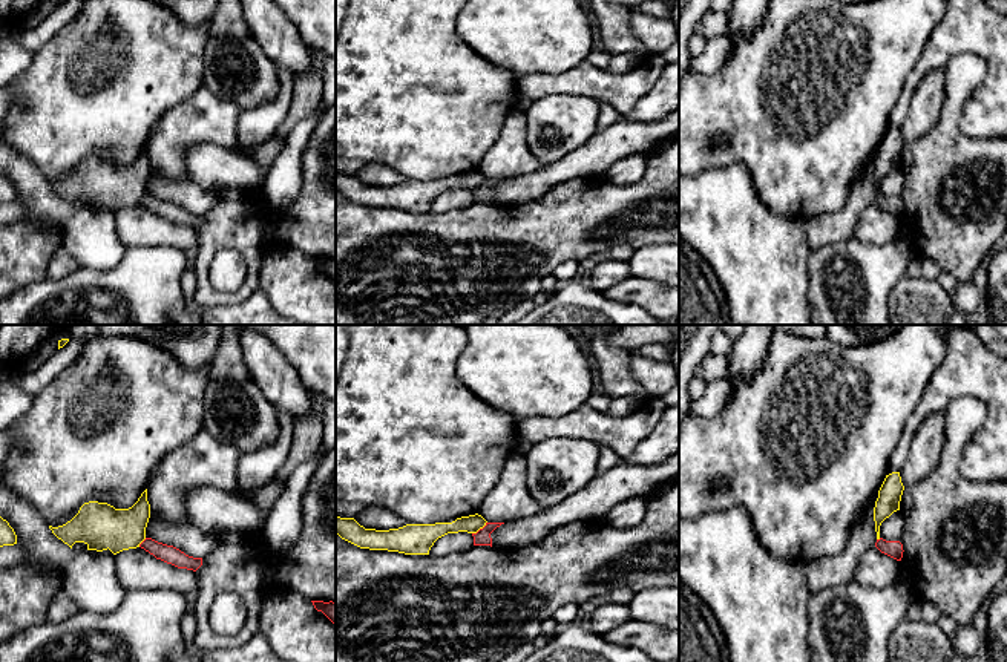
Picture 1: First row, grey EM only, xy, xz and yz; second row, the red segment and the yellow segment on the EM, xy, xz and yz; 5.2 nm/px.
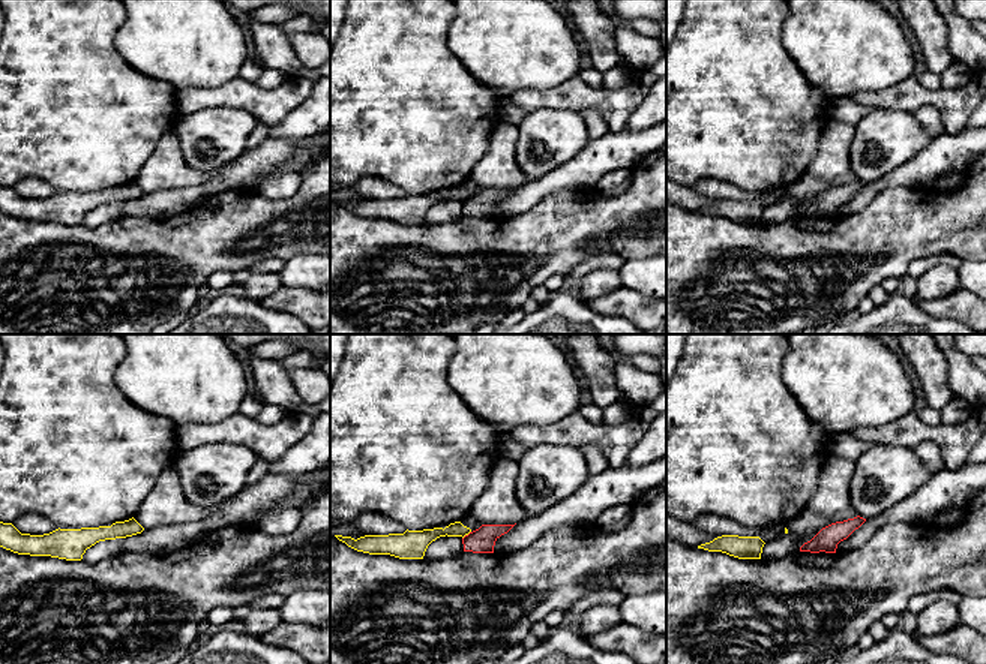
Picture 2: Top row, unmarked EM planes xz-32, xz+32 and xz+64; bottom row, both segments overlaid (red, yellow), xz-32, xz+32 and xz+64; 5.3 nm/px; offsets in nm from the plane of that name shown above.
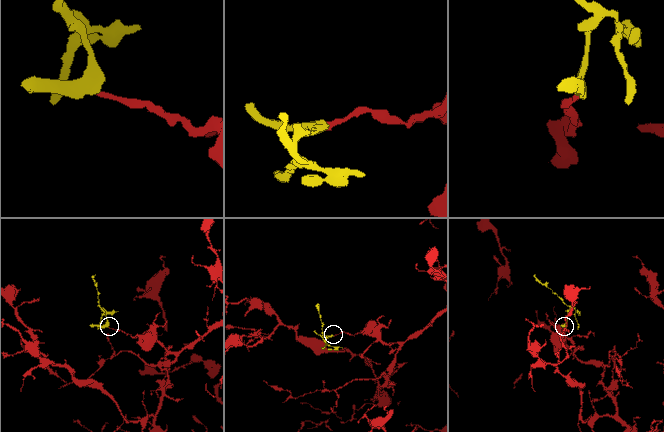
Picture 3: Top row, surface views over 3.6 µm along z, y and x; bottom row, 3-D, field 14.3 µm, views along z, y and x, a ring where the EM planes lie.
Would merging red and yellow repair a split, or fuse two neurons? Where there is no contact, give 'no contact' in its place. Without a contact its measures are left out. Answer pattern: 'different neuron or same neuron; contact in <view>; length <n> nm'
different neuron; contact in xz; length 100 nm

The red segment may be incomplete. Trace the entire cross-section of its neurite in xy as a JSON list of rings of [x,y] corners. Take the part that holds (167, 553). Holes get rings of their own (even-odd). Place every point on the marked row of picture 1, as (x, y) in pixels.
[[[146,538],[141,544],[141,549],[153,555],[156,559],[161,559],[167,564],[172,564],[178,569],[187,569],[196,572],[202,565],[202,558],[193,558],[181,552],[173,546],[158,542],[152,538]]]

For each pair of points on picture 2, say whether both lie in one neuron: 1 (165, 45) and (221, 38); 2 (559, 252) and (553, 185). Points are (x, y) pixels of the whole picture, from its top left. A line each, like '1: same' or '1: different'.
1: same
2: different

